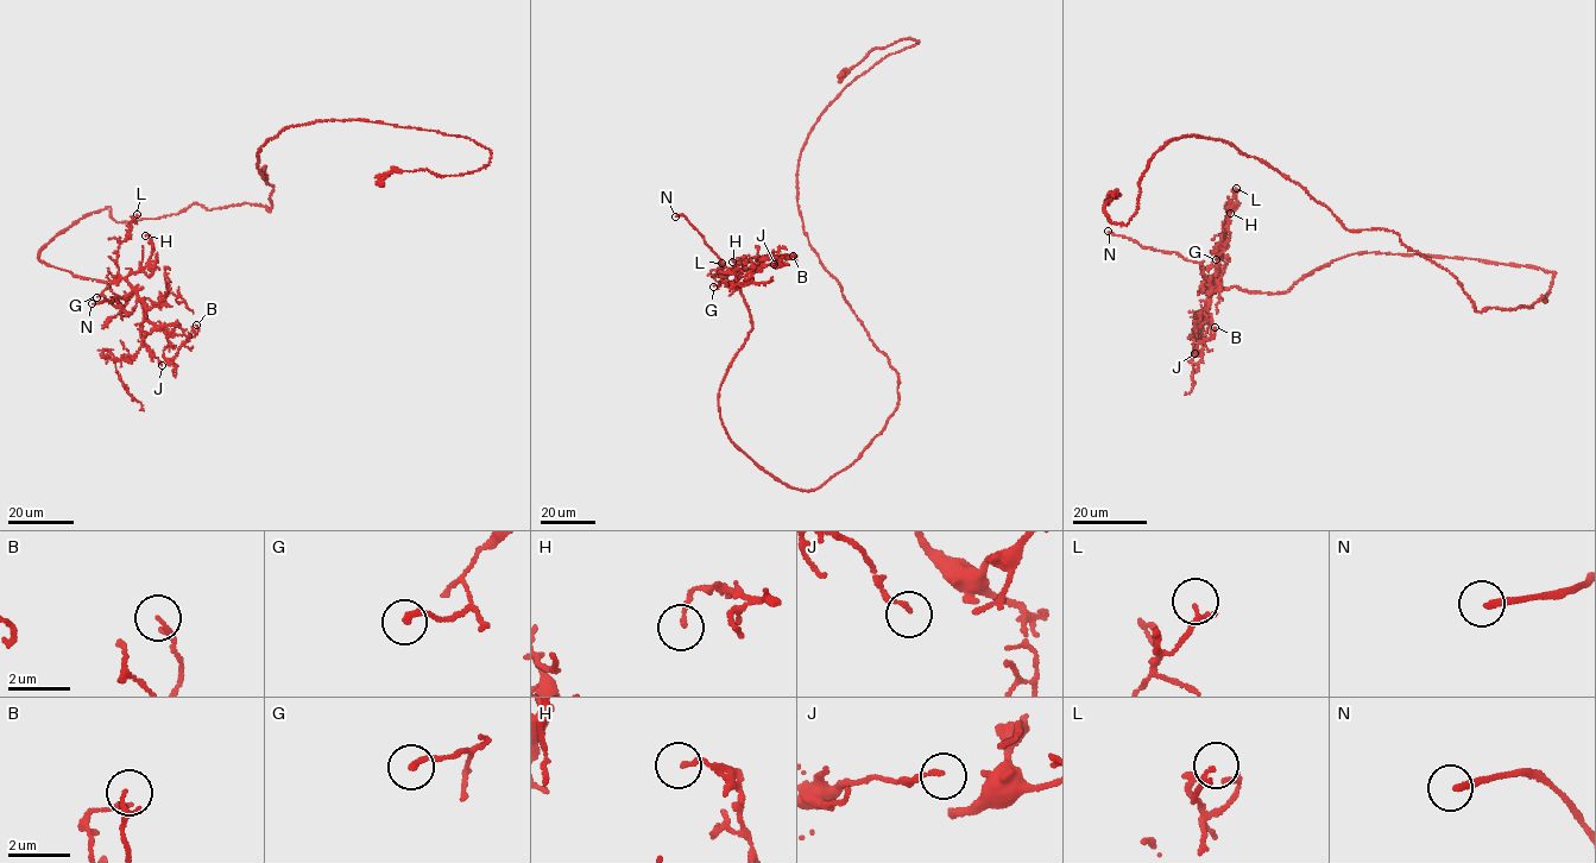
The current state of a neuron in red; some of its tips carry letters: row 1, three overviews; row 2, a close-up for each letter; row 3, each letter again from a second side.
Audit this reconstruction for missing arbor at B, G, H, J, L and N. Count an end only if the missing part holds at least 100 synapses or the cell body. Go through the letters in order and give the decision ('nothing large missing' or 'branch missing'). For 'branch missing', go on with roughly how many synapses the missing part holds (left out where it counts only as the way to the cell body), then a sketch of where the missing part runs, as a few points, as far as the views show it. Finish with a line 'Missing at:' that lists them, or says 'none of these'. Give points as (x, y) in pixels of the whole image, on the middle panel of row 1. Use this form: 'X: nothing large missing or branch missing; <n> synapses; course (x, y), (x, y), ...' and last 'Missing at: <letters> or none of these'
B: nothing large missing
G: nothing large missing
H: nothing large missing
J: nothing large missing
L: nothing large missing
N: branch missing; course (675, 216), (667, 216), (663, 210), (681, 194), (694, 193)
Missing at: N

